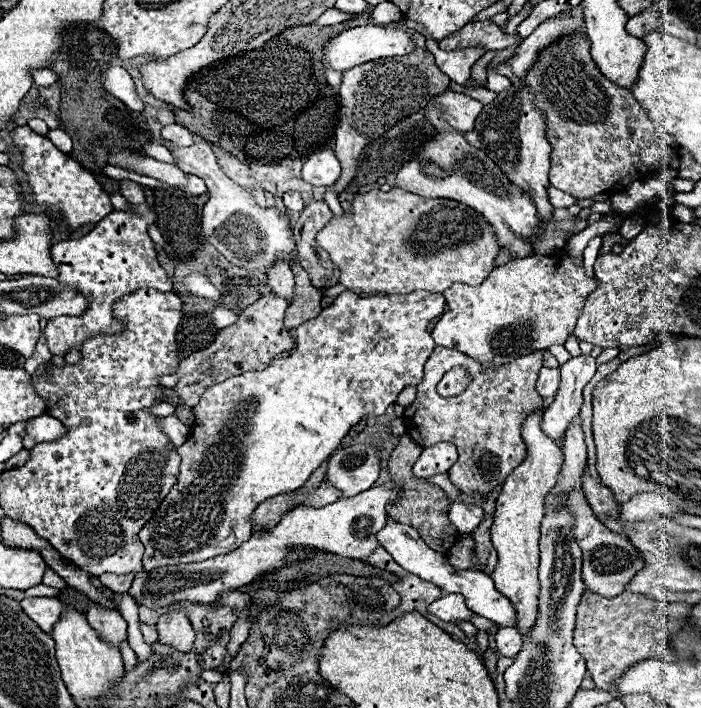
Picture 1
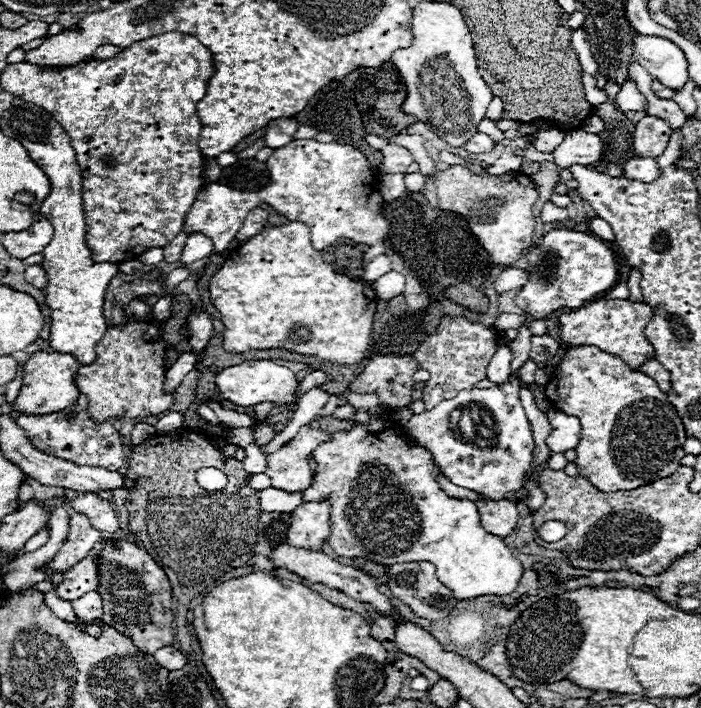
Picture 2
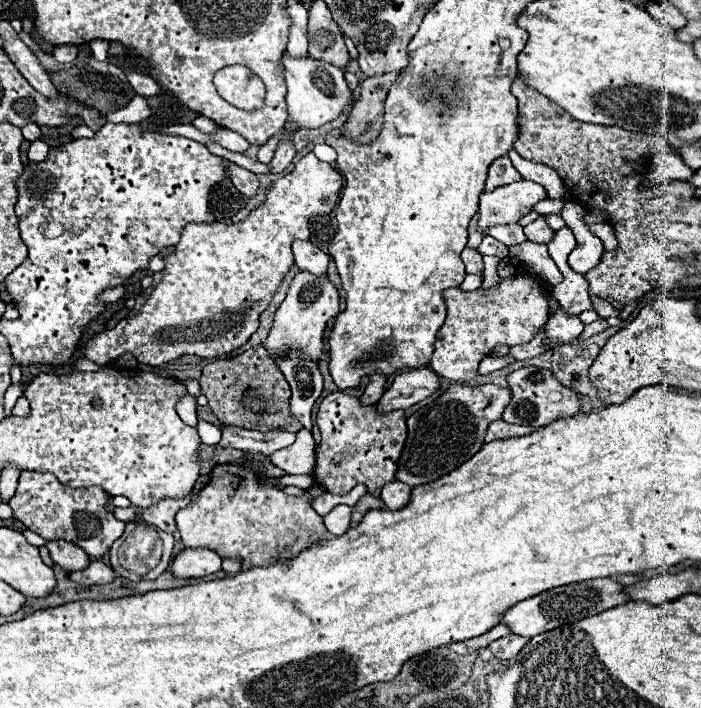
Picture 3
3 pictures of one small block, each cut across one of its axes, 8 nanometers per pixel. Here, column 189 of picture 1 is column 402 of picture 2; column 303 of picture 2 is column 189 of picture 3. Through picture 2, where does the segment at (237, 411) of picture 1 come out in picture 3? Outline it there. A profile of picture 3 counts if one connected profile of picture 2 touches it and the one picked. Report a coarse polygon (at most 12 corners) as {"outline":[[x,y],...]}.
{"outline":[[160,500],[150,508],[112,508],[122,522],[140,519],[172,534],[176,512],[190,502]]}

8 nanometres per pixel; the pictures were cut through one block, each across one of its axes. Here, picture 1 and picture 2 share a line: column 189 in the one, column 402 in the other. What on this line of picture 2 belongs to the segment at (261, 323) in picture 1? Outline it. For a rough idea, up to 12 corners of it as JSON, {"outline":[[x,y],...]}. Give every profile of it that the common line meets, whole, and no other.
{"outline":[[410,354],[374,356],[350,384],[352,392],[378,392],[384,404],[410,406]]}

